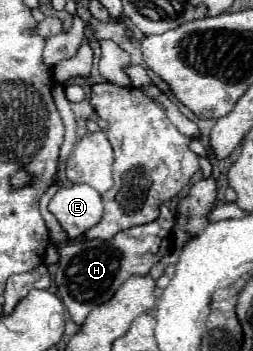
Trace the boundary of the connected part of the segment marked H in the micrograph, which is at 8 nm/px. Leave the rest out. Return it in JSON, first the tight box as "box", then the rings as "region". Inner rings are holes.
{"box":[40,176,174,326],"region":[[[56,176],[54,184],[40,198],[40,214],[42,214],[42,218],[44,218],[44,222],[50,230],[50,240],[60,248],[58,270],[56,270],[56,276],[54,276],[56,286],[58,286],[58,294],[64,302],[64,306],[68,308],[72,320],[80,326],[86,320],[86,316],[92,312],[92,310],[86,310],[88,304],[98,306],[98,304],[108,302],[130,276],[148,274],[150,268],[168,252],[174,216],[168,210],[168,206],[162,204],[162,212],[154,222],[122,230],[112,240],[70,242],[68,236],[64,234],[64,230],[60,228],[58,220],[48,212],[48,202],[58,192],[58,188],[60,186],[58,186],[58,176]]]}

